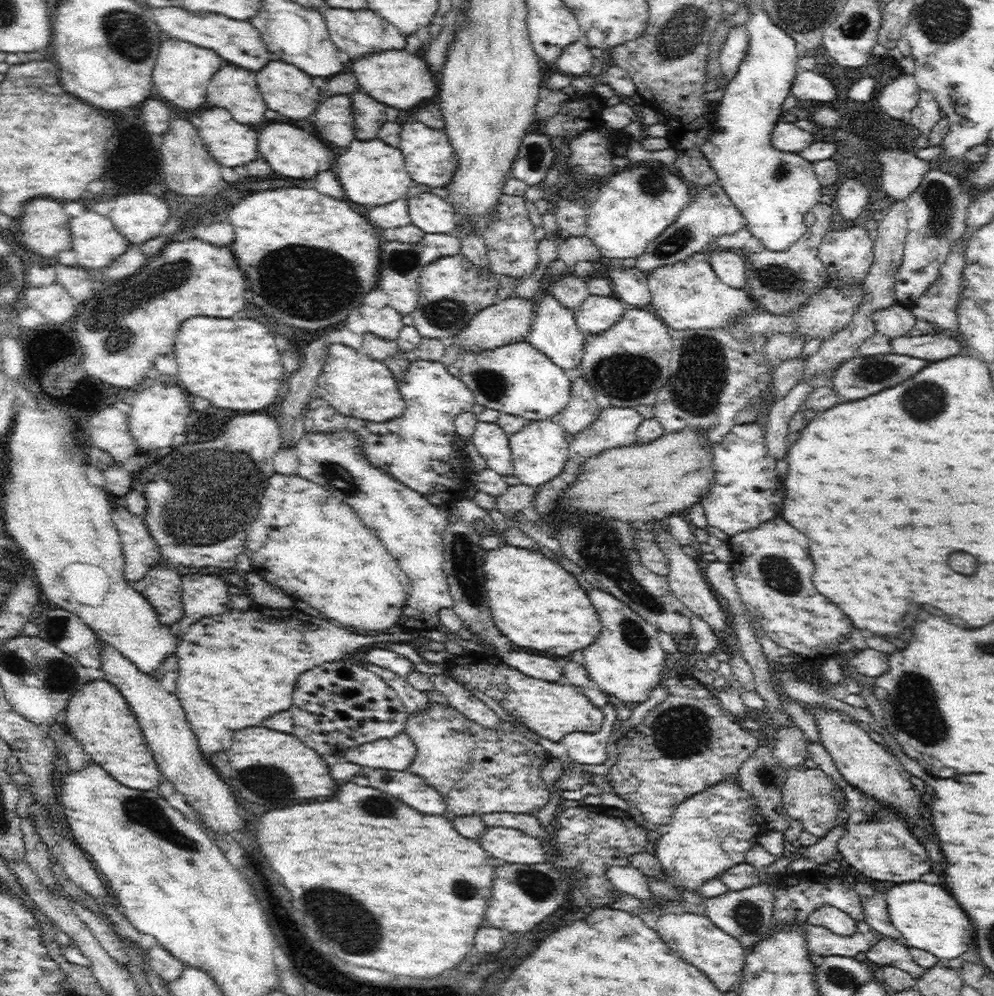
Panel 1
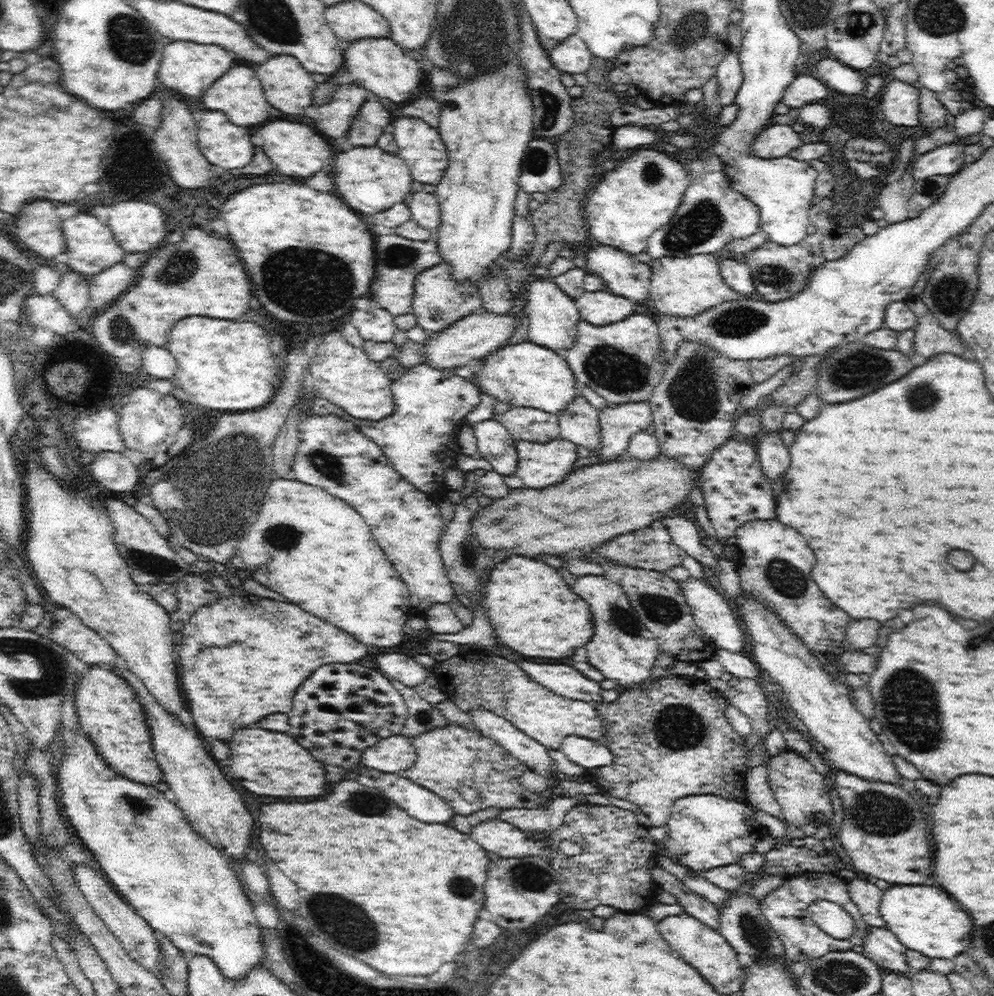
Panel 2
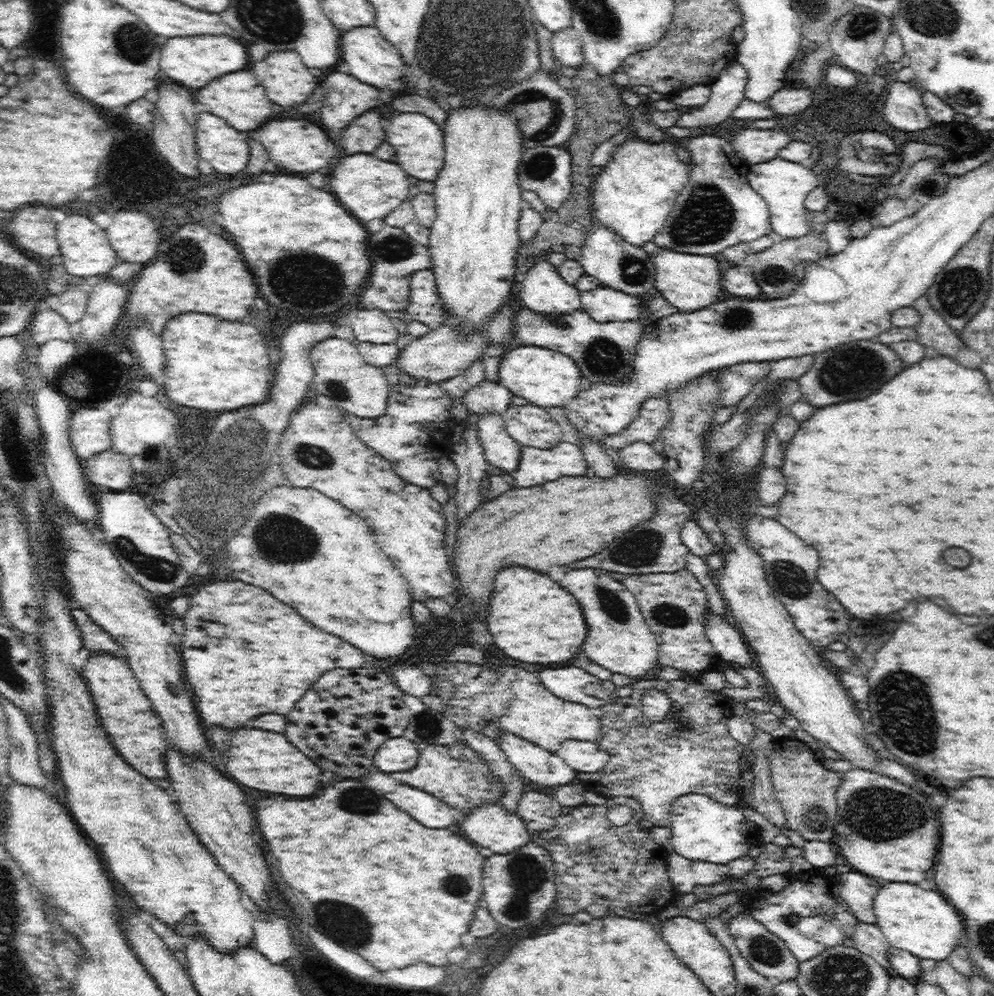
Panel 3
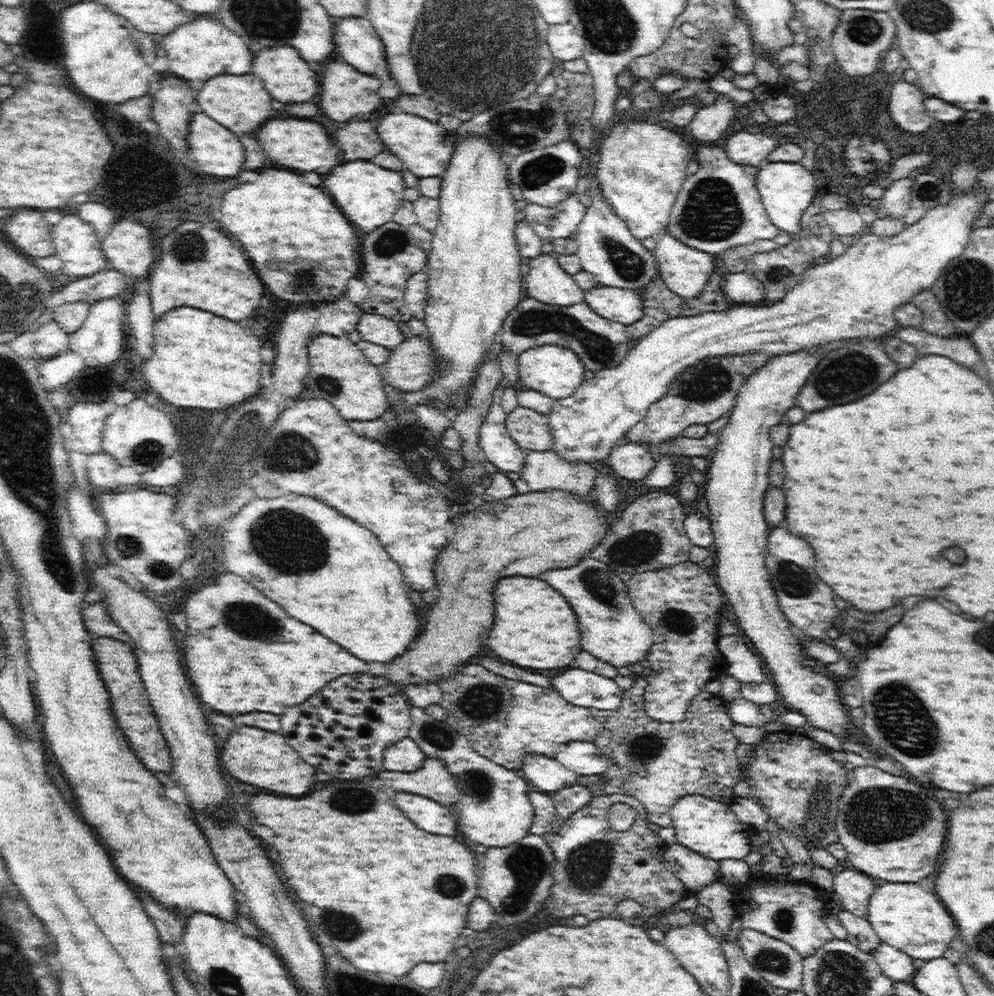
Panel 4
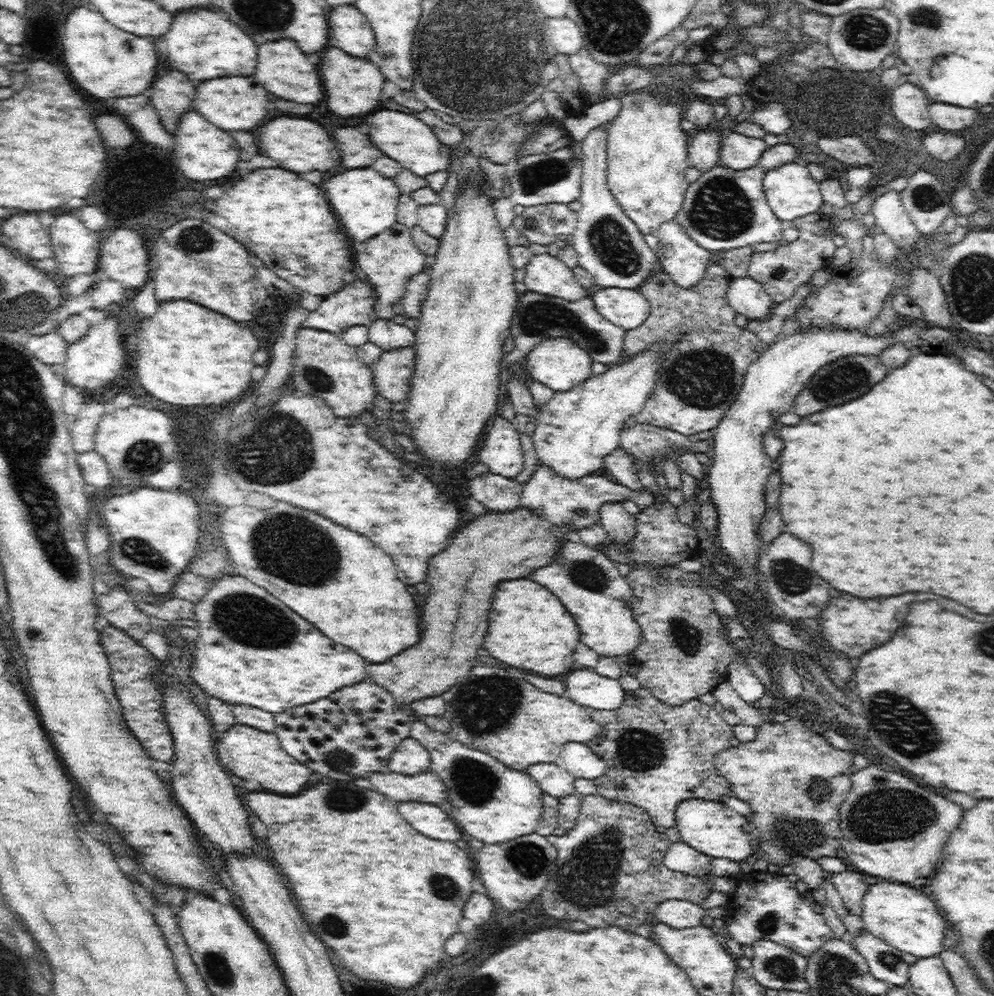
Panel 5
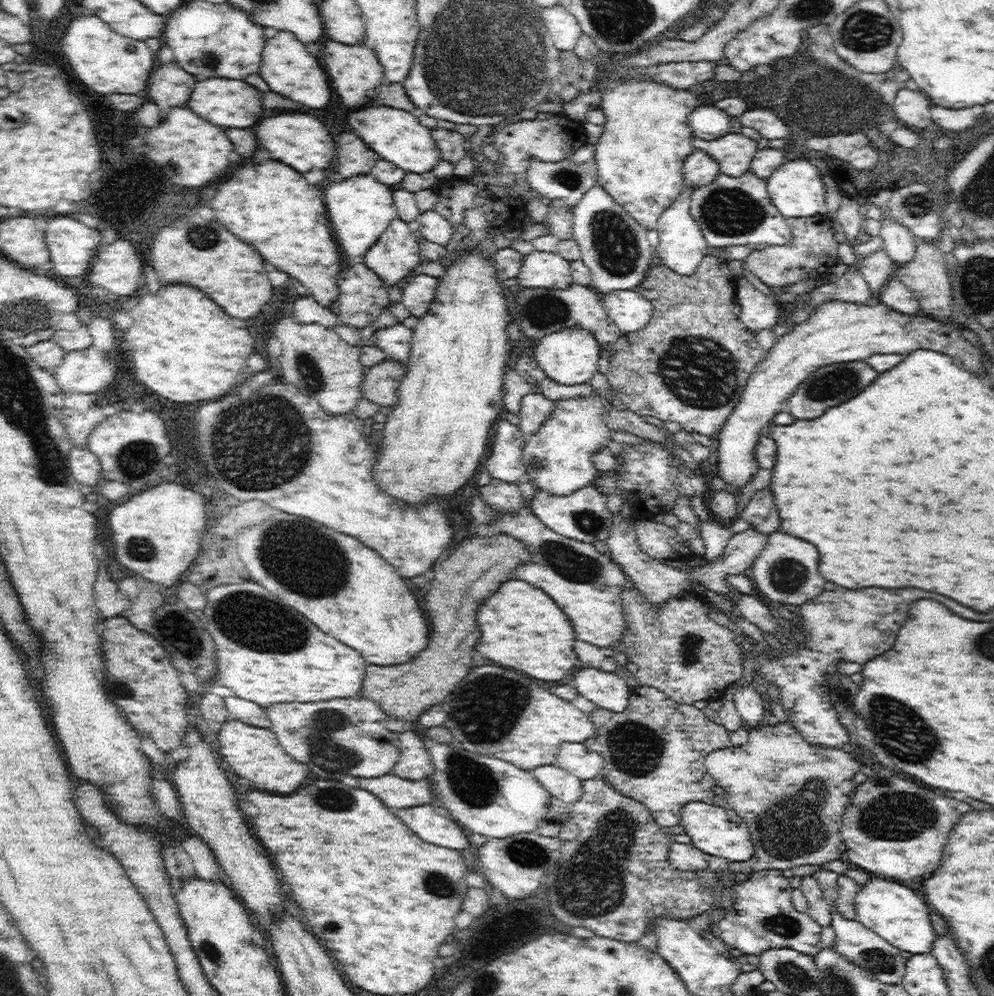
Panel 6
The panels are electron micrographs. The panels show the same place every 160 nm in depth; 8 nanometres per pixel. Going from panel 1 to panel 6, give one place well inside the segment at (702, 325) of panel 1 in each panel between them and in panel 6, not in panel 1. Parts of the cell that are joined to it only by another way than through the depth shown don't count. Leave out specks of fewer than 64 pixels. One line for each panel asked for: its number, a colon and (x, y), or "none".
2: (686, 286)
3: (689, 282)
4: (686, 270)
5: (683, 259)
6: (682, 246)

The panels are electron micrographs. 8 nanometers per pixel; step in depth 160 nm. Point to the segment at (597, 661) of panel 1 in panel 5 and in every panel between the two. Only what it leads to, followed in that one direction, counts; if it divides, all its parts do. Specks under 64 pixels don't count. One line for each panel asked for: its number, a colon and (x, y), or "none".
2: (623, 649)
3: (619, 639)
4: (612, 630)
5: (589, 584)

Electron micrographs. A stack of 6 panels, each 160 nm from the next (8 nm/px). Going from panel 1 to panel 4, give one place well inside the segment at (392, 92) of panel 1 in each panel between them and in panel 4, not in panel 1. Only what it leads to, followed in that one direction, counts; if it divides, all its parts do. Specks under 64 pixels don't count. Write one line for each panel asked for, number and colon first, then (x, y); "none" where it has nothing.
2: (380, 65)
3: (371, 59)
4: (357, 41)

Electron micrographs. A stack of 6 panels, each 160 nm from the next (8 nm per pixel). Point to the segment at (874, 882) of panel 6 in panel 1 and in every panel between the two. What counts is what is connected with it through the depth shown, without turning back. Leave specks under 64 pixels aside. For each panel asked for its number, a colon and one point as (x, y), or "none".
1: (929, 919)
2: (926, 920)
3: (921, 922)
4: (903, 915)
5: (907, 919)

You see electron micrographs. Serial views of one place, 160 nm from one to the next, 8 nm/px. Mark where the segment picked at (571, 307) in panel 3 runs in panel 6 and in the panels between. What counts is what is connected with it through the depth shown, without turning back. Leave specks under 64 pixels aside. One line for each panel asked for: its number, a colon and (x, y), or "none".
4: (547, 282)
5: (545, 274)
6: (539, 269)

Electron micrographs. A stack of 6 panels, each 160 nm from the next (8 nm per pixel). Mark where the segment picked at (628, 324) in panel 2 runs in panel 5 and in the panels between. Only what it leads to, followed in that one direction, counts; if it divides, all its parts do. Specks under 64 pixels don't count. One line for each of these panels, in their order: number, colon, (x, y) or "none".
3: (605, 352)
4: (600, 343)
5: (537, 317)

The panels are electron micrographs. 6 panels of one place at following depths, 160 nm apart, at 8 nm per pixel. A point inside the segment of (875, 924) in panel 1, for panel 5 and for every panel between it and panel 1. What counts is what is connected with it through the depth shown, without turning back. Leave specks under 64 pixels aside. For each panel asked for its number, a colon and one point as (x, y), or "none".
2: (866, 895)
3: (858, 890)
4: (853, 888)
5: (852, 886)

